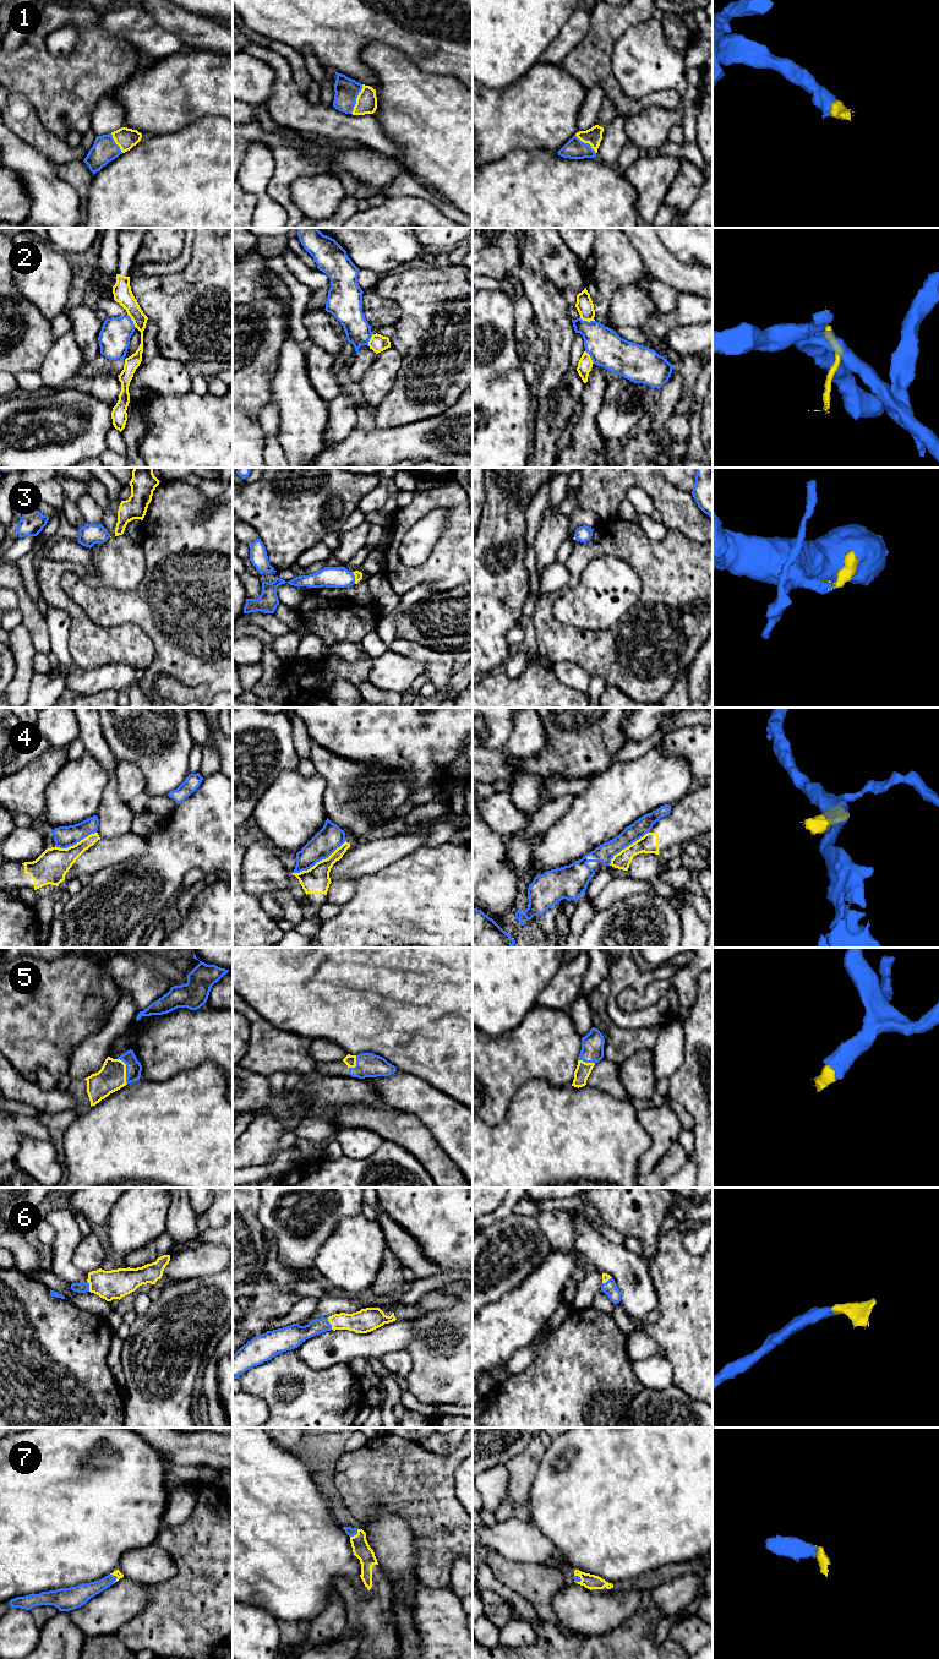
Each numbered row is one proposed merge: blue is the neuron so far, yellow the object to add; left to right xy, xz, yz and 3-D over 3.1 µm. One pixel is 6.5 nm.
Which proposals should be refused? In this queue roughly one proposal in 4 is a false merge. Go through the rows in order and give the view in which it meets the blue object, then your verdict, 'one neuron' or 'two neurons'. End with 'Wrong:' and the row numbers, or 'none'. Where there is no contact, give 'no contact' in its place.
1: xz | one neuron
2: yz | two neurons
3: xz | one neuron
4: xz | two neurons
5: xy | one neuron
6: xz | one neuron
7: xz | one neuron
Wrong: 2, 4

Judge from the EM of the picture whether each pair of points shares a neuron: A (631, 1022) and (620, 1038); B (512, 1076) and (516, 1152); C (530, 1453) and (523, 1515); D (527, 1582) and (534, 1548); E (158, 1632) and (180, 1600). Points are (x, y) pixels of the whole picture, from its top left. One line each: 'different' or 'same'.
A: different
B: different
C: different
D: different
E: same

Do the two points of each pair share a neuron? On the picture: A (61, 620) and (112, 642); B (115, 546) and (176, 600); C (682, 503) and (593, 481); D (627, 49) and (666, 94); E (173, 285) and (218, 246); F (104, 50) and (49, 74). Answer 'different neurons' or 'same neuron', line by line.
A: different neurons
B: different neurons
C: same neuron
D: different neurons
E: same neuron
F: same neuron

